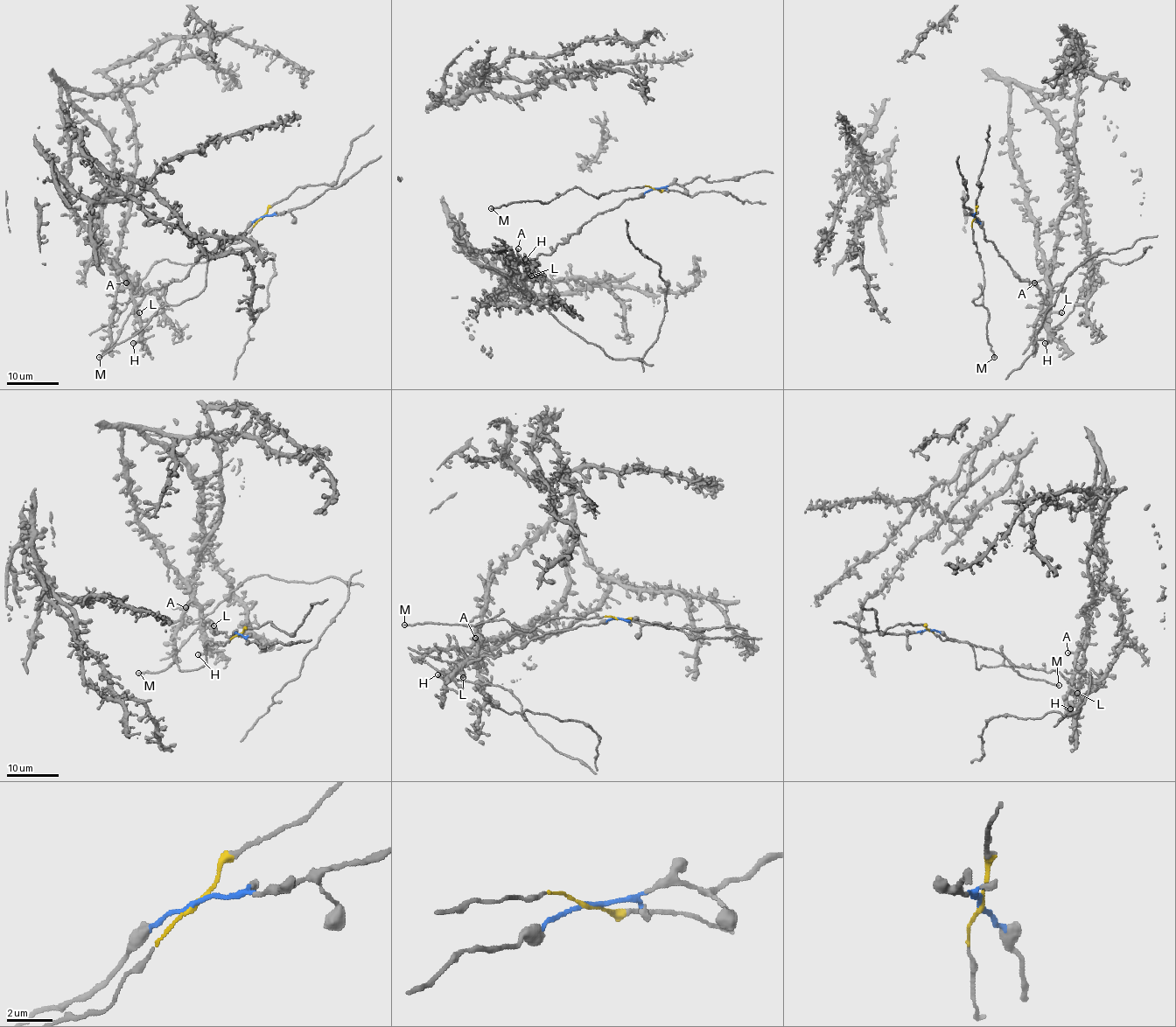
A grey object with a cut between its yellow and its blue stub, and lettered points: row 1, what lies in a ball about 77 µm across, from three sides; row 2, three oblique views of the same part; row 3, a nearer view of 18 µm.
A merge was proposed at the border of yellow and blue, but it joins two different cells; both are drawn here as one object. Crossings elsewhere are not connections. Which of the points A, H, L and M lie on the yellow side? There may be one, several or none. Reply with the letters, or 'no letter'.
M

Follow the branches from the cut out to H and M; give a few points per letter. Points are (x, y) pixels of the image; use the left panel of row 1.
H: (262, 217), (234, 239), (203, 255), (183, 279), (150, 289), (136, 306), (140, 336), (133, 343)
M: (262, 217), (243, 239), (212, 255), (206, 287), (196, 296), (164, 305), (130, 338), (99, 357)

